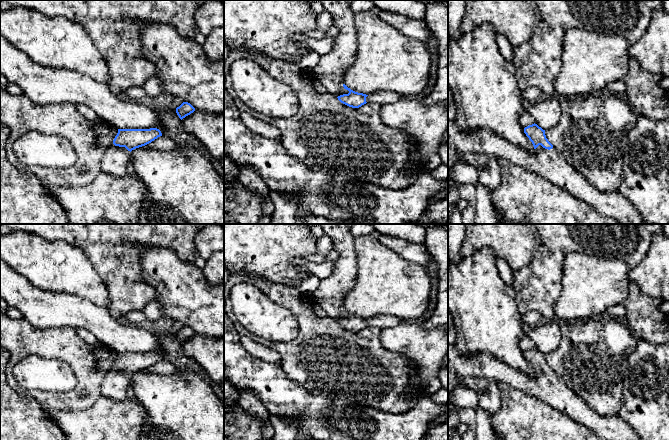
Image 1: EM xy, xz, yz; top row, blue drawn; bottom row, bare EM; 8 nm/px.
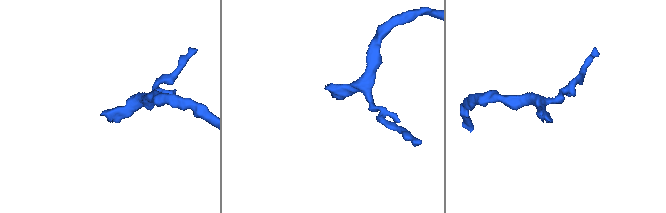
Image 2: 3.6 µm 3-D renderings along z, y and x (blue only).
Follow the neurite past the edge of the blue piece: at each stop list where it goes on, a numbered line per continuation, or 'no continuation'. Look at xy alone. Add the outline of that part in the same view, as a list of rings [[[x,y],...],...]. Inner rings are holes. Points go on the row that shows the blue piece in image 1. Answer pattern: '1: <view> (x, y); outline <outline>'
1: xy (115, 159); outline [[[112,144],[105,150],[101,160],[101,171],[116,177],[124,177],[127,175],[127,164],[130,159],[130,151]]]

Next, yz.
1: yz (550, 164); outline [[[448,120],[448,171],[462,156],[469,153],[491,154],[537,173],[554,185],[564,189],[573,197],[586,202],[599,214],[616,219],[620,224],[642,224],[643,222],[639,210],[620,192],[601,192],[597,190],[554,147],[548,150],[539,145],[531,153],[496,136],[490,130],[466,133],[460,130],[455,121]]]

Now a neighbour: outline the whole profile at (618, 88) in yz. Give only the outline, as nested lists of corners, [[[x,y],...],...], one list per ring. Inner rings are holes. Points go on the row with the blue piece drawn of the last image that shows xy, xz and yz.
[[[621,80],[612,82],[608,84],[606,87],[606,93],[611,95],[621,96],[624,95],[625,92],[626,92],[626,84]]]

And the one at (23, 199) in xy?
[[[0,123],[0,224],[70,224],[63,207],[31,172],[21,171],[6,156],[10,130]]]

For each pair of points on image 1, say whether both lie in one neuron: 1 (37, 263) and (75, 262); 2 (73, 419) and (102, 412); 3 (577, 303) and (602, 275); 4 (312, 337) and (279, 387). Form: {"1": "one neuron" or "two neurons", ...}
{"1": "one neuron", "2": "one neuron", "3": "one neuron", "4": "two neurons"}

